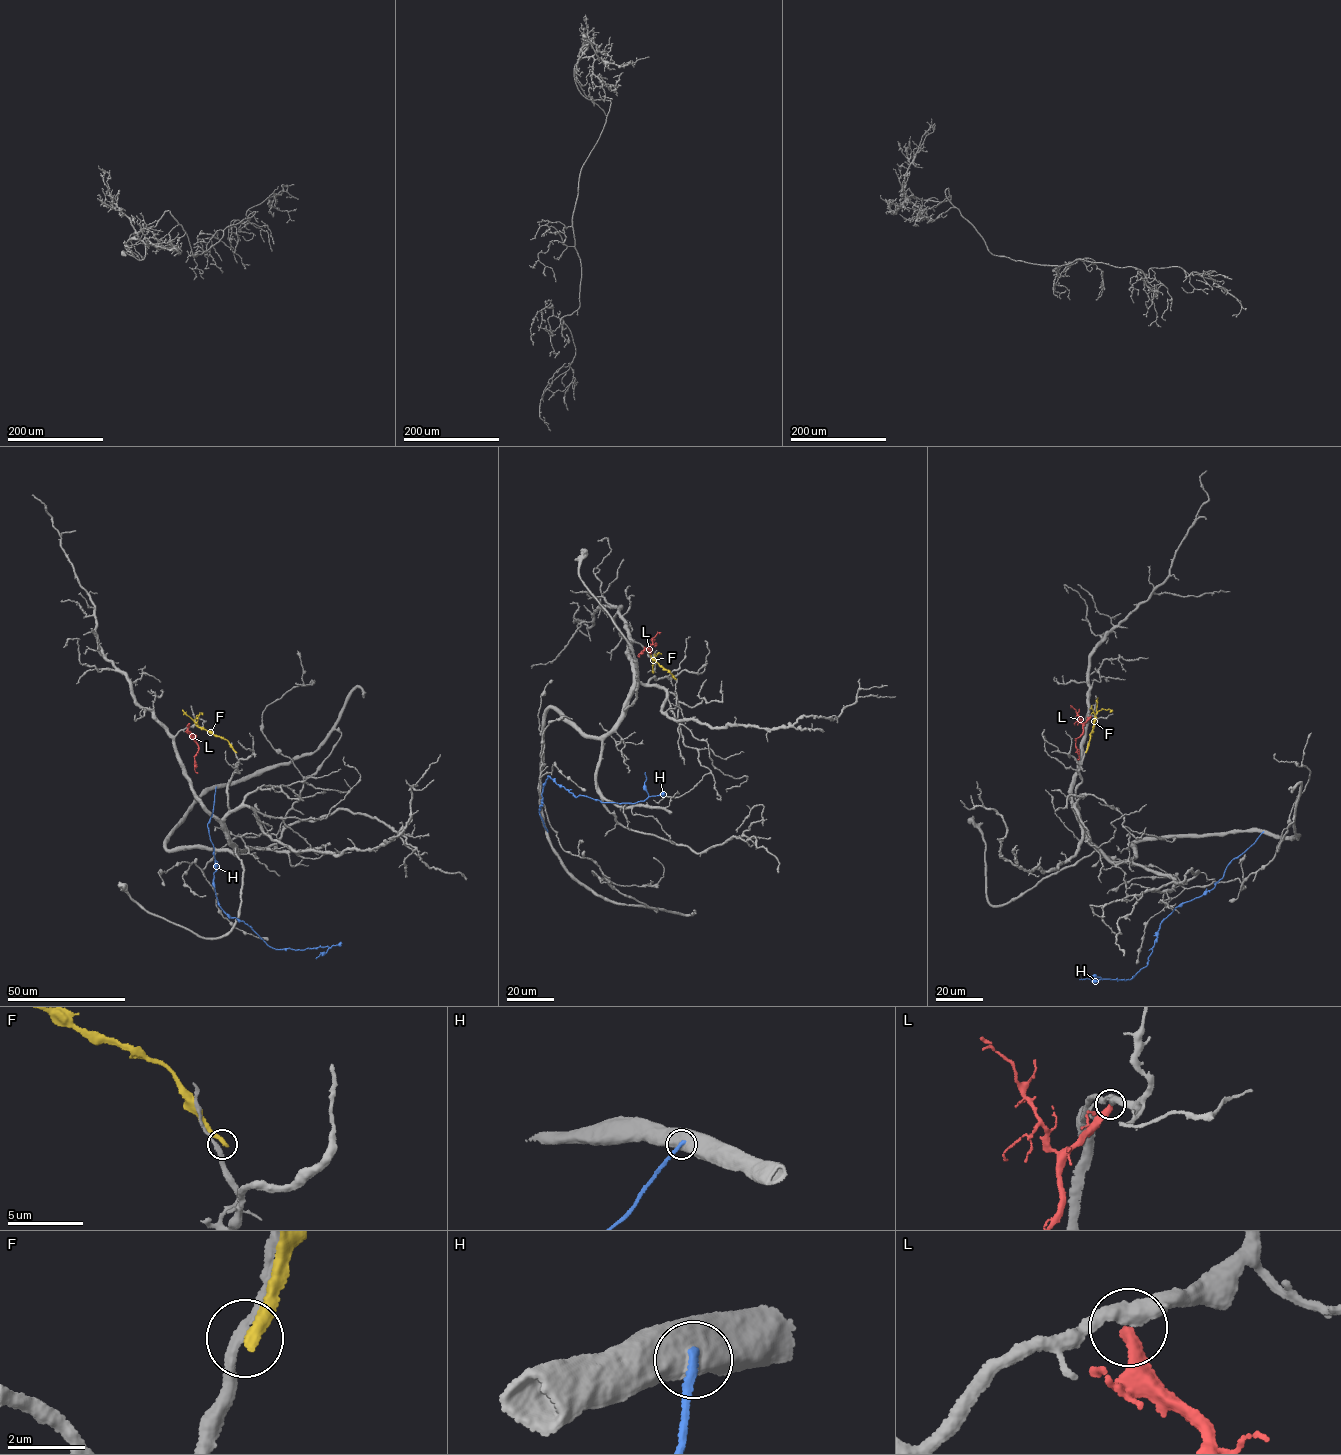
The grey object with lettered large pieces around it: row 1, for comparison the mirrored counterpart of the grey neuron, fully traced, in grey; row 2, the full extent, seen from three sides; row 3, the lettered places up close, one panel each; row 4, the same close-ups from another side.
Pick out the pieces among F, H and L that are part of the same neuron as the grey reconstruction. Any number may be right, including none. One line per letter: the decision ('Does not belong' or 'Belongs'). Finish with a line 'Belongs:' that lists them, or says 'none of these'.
F: Does not belong
H: Does not belong
L: Does not belong
Belongs: none of these

